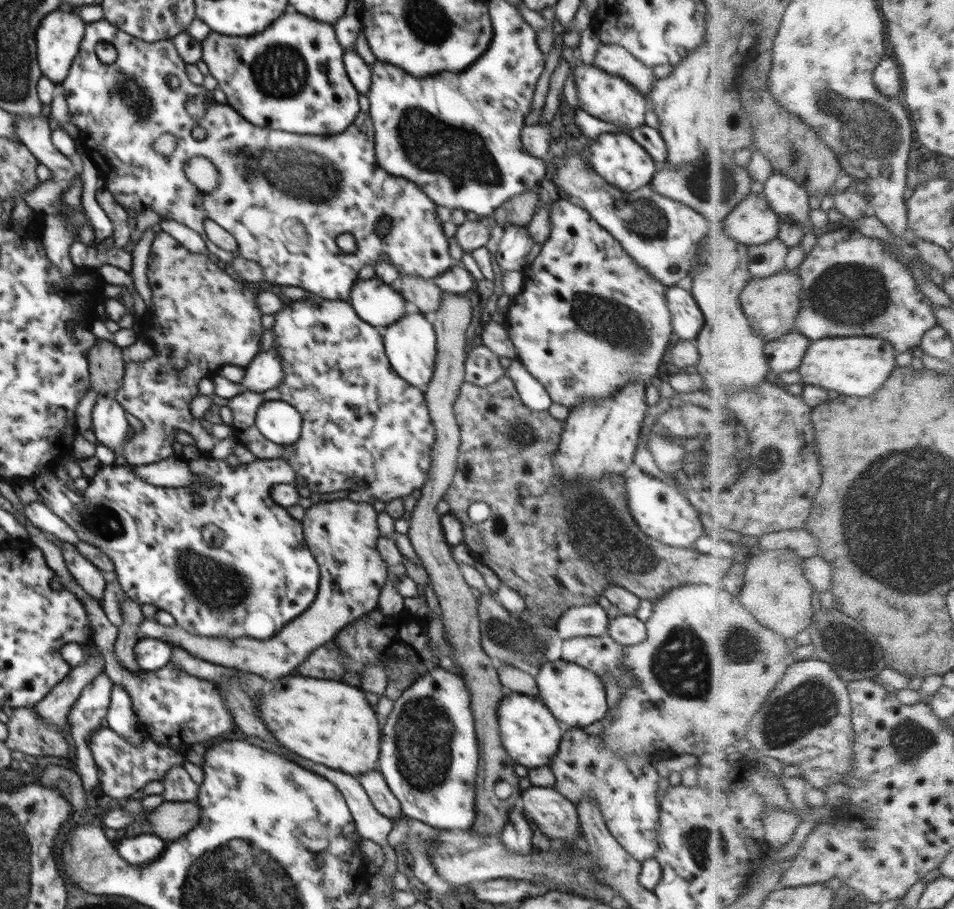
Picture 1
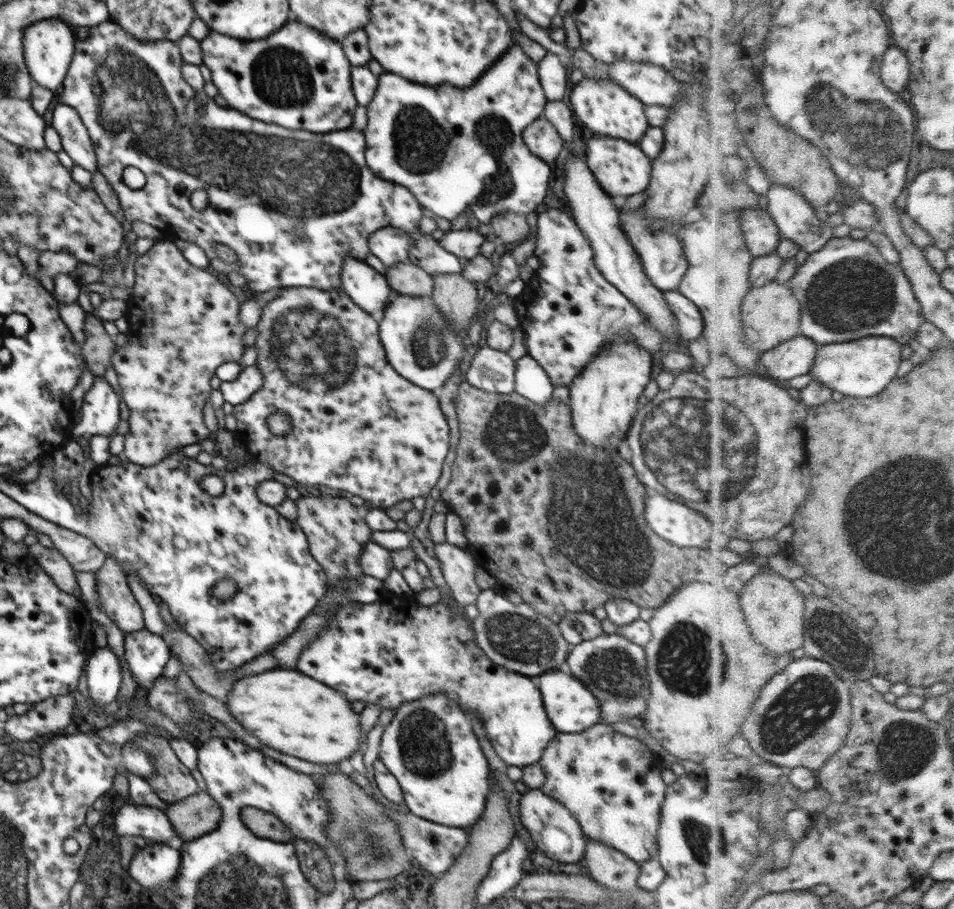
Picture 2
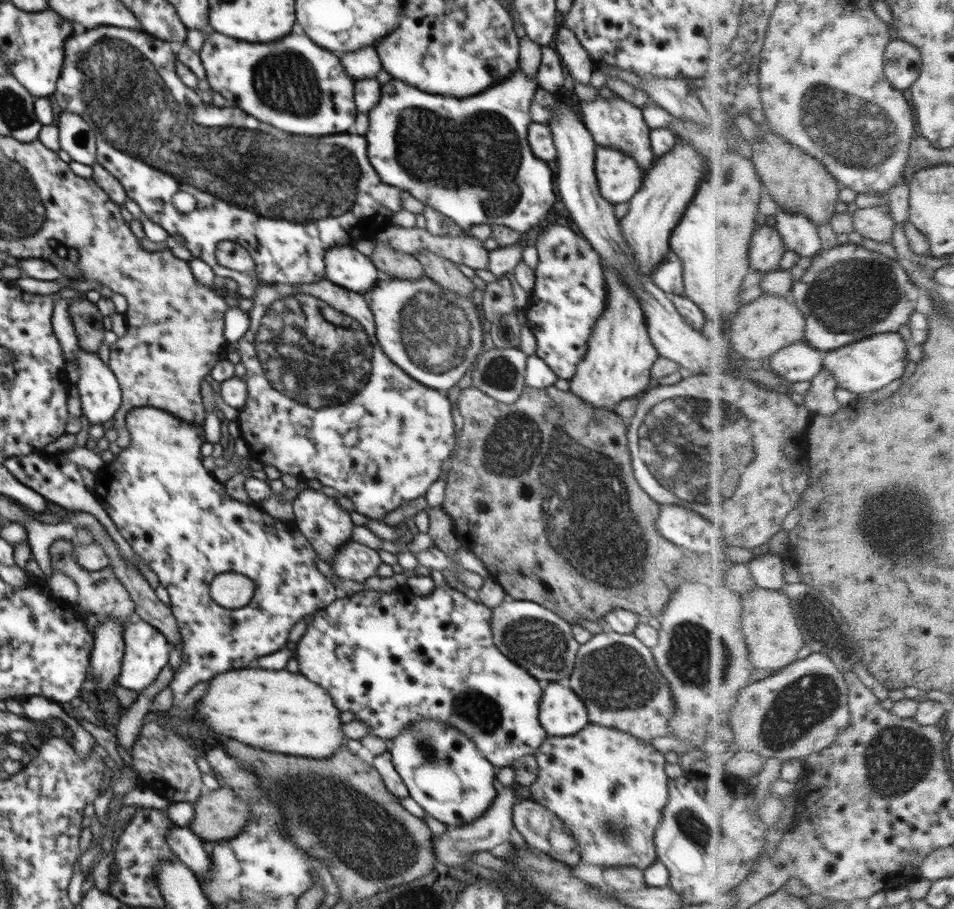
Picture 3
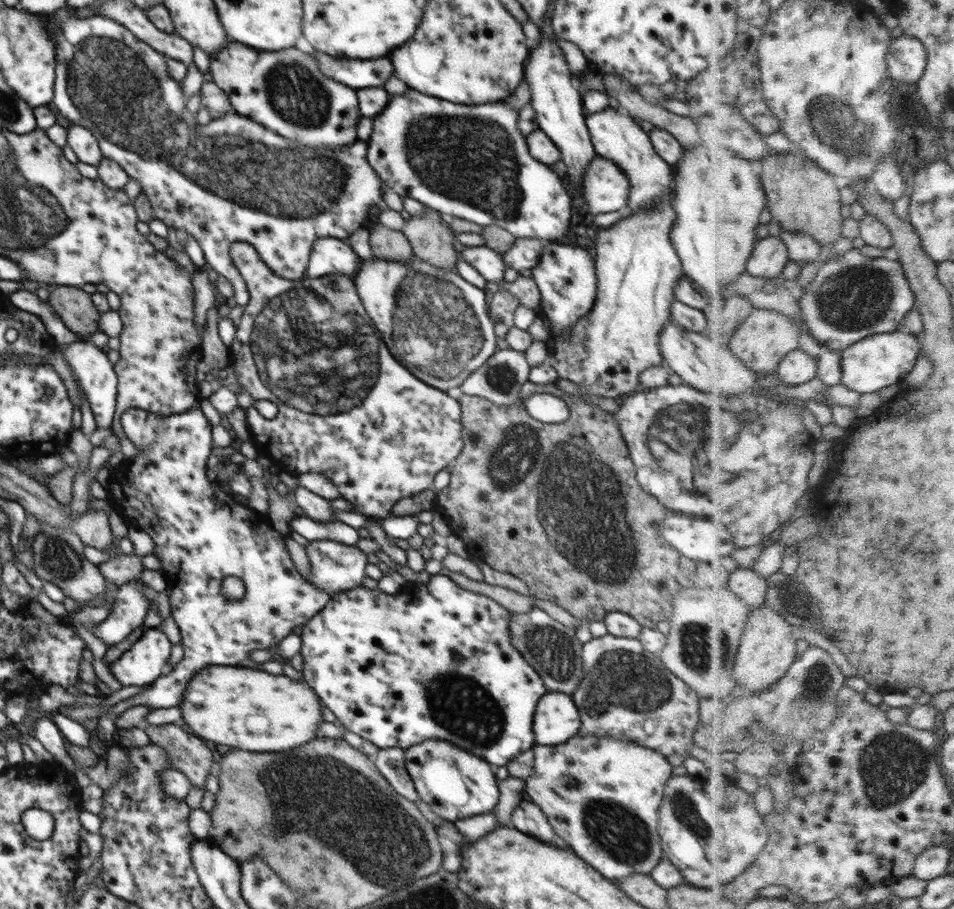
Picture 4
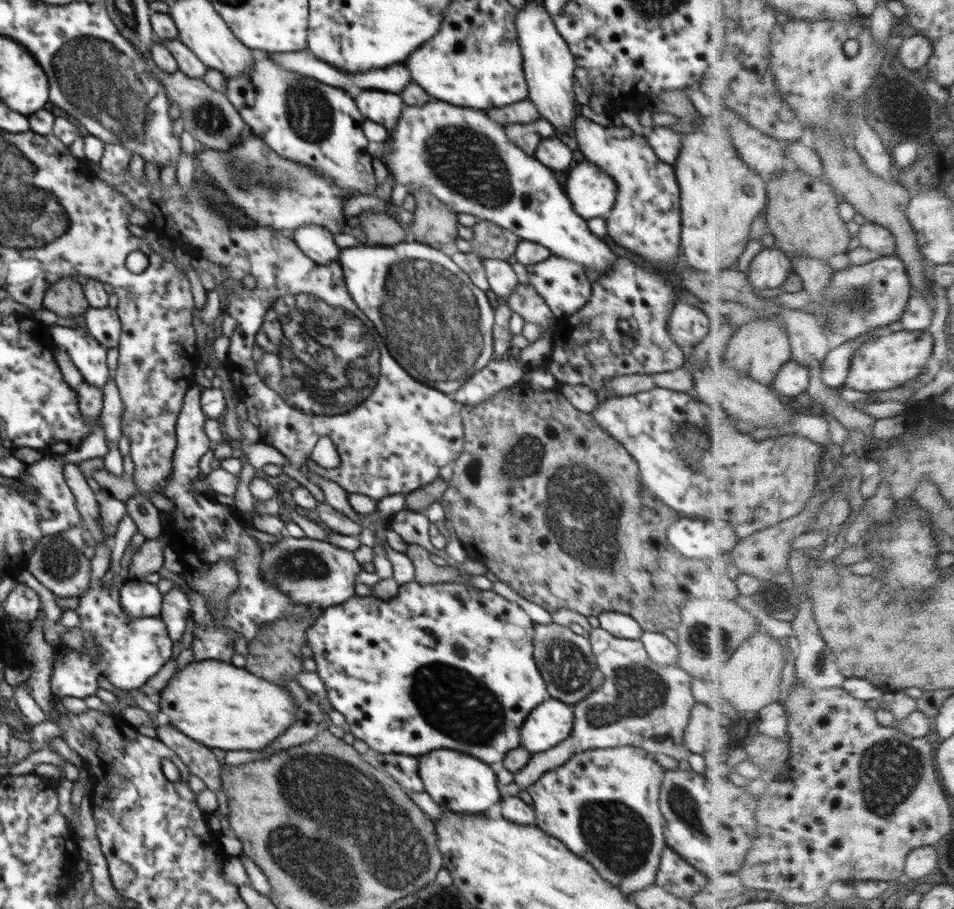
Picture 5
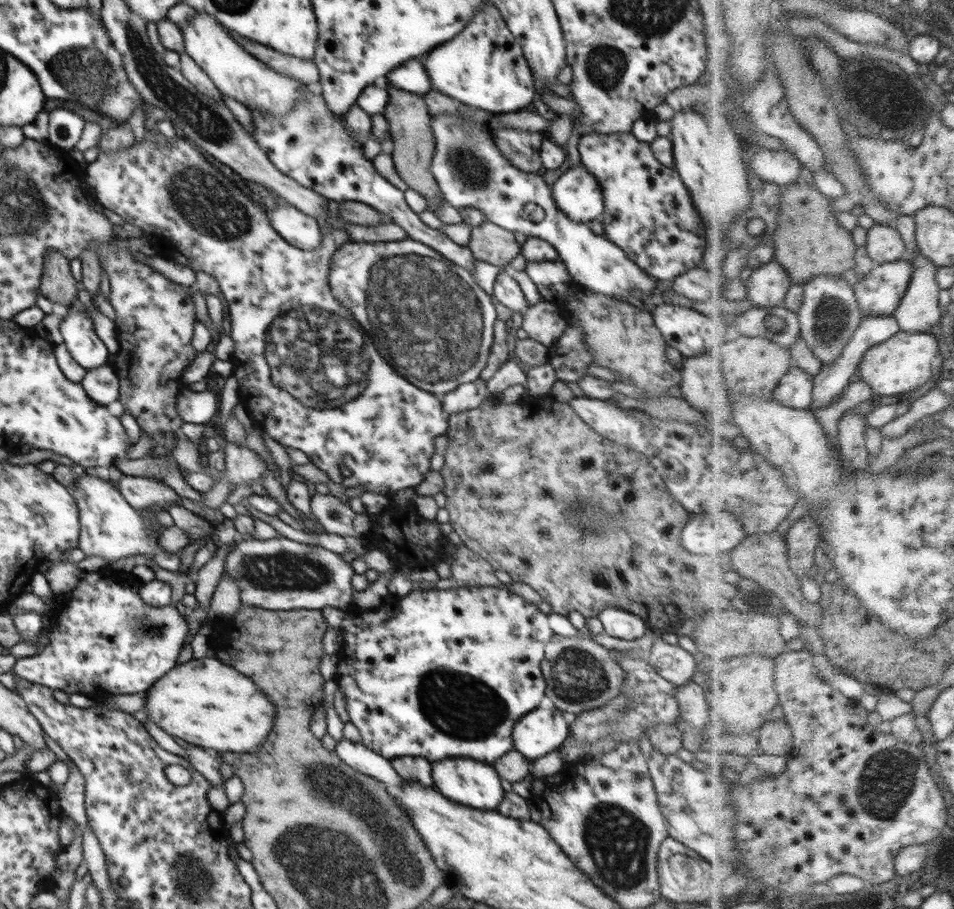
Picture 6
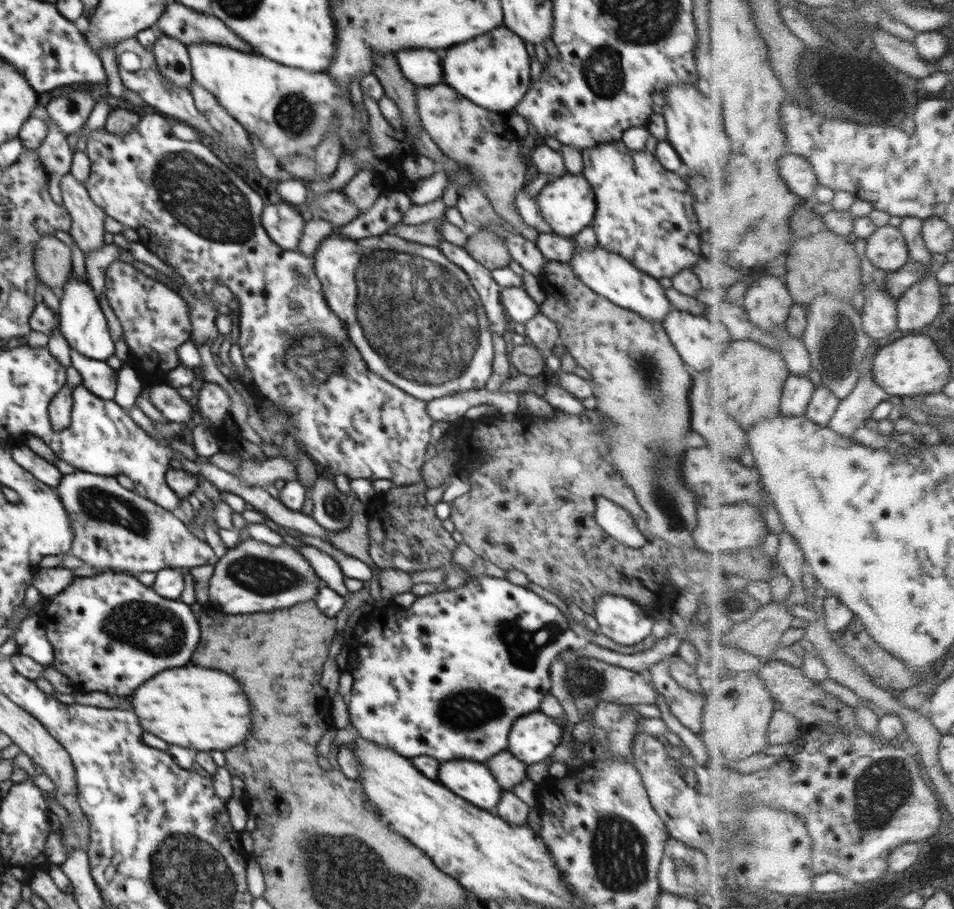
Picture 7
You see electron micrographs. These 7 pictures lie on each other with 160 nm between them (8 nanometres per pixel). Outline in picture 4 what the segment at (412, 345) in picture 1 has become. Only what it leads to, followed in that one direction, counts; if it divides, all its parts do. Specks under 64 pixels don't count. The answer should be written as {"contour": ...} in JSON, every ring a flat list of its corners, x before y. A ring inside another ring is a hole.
{"contour":[[414,255,410,262,390,262,376,257,363,260,356,278,353,278,356,292,366,309,368,316,382,334,389,351,404,362,404,366,414,376,428,386,448,391,456,388,477,369,496,350,495,326,489,315,484,291,476,285,462,279,457,272,444,272,434,268]]}

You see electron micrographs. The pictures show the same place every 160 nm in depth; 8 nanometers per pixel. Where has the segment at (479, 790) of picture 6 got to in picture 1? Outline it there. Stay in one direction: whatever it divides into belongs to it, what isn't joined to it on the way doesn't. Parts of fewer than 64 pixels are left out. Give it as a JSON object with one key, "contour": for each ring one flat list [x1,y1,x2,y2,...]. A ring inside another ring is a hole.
{"contour":[[438,668,426,673,410,685,394,702,386,724,381,727,382,744,377,766,390,790,400,801,407,817,442,830,468,830,474,822,476,777,479,748,471,694,456,675]]}

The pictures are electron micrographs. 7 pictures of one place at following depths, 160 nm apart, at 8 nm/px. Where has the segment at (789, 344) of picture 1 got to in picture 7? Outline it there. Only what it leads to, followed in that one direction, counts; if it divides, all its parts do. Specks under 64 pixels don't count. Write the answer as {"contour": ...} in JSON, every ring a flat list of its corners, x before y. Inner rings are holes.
{"contour":[[792,373,783,388,782,414,794,417,807,415,816,390,816,383,810,377]]}

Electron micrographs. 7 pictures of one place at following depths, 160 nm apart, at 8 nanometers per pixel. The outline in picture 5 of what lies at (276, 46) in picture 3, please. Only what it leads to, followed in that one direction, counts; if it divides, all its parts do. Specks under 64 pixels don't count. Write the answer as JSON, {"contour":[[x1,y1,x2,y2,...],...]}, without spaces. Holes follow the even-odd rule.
{"contour":[[255,53,254,64,249,72,226,80,224,94,240,113,243,122,280,157,316,169,316,173,329,178,336,187,346,189,350,193,370,195,376,191,378,186,376,181,374,182,376,176,373,158,368,154,369,142,363,132,365,118,358,110,353,96,344,89,324,84,291,70,284,70,269,58,269,55,263,53]]}

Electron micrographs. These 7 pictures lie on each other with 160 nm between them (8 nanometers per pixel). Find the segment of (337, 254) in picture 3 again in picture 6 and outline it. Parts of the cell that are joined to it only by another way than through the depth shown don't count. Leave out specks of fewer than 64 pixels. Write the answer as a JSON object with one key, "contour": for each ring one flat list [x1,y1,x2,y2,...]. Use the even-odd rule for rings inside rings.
{"contour":[[281,197,278,203,273,212,268,212,274,230,292,246,307,251,317,249,323,235,316,218,294,208]]}

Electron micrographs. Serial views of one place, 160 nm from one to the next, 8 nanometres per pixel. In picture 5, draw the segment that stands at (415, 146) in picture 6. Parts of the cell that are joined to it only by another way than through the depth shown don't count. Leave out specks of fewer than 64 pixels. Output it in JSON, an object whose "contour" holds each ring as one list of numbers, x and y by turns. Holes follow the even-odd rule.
{"contour":[[414,190,412,194,416,207,414,221,408,224,408,234,412,234,416,242,440,250,443,244,455,242,459,236,457,212,426,190]]}

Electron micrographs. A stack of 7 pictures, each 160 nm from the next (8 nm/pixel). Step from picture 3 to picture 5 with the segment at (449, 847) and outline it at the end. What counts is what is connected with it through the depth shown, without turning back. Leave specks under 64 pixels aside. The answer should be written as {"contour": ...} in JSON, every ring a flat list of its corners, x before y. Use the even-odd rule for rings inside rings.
{"contour":[[601,627,592,629,587,634,590,646,595,656,596,668,602,674,602,684,584,700,577,702,574,707,573,727,569,738,560,742,554,749,541,753,533,753,524,769,514,773,514,780,521,789,533,785,546,771,562,766,575,754,589,749,604,749,607,747,634,746,652,754,666,754,683,765,693,763,695,755,686,749,684,738,695,698,691,691,691,676,676,666,658,667,650,660,647,650,640,640,628,642,624,638,615,638]]}

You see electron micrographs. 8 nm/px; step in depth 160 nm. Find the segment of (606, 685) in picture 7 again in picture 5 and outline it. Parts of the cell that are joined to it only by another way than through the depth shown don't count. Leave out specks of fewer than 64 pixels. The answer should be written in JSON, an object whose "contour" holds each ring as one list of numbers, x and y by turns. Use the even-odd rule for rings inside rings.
{"contour":[[534,623,533,657,551,698,566,704,575,705,598,690,602,684,602,674,596,668,595,656,587,634,574,634,566,625]]}

